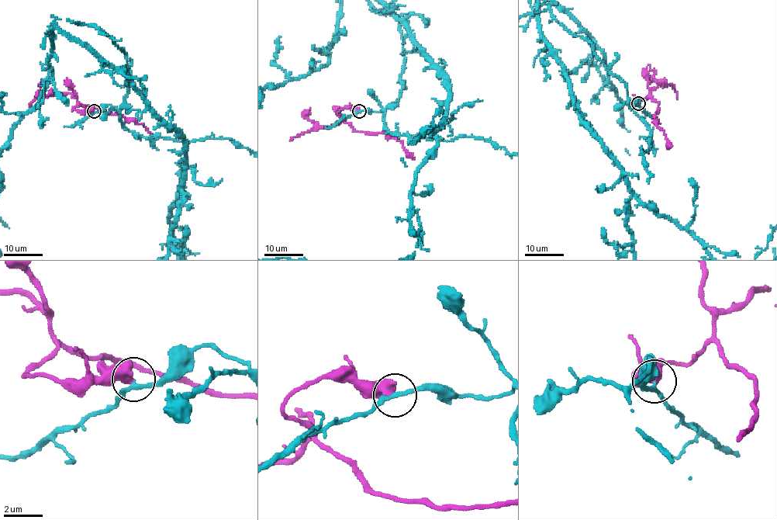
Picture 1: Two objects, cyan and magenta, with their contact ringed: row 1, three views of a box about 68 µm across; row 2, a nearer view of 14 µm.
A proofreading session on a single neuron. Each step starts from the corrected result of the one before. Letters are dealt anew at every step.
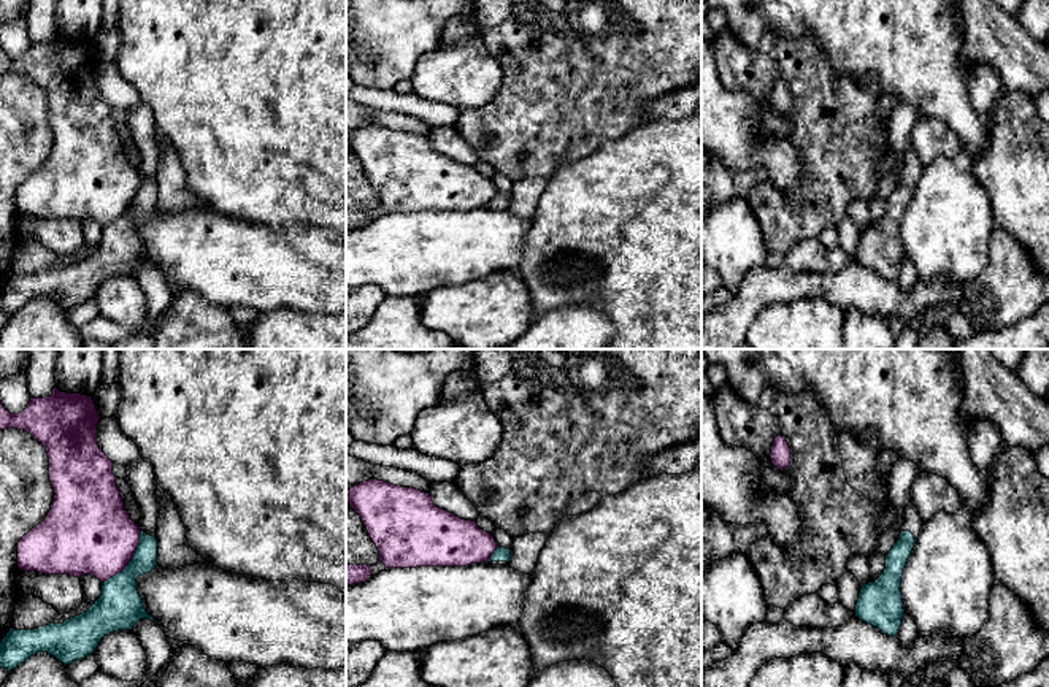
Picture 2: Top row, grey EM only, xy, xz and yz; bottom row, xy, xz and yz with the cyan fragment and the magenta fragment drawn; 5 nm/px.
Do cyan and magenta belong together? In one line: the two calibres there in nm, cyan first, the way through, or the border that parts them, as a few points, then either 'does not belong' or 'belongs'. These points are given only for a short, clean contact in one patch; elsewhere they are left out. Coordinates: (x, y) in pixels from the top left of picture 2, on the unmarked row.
220 nm thick on the cyan side, 420 nm on the other; border along xy (142, 176), (132, 203), (103, 227); does not belong

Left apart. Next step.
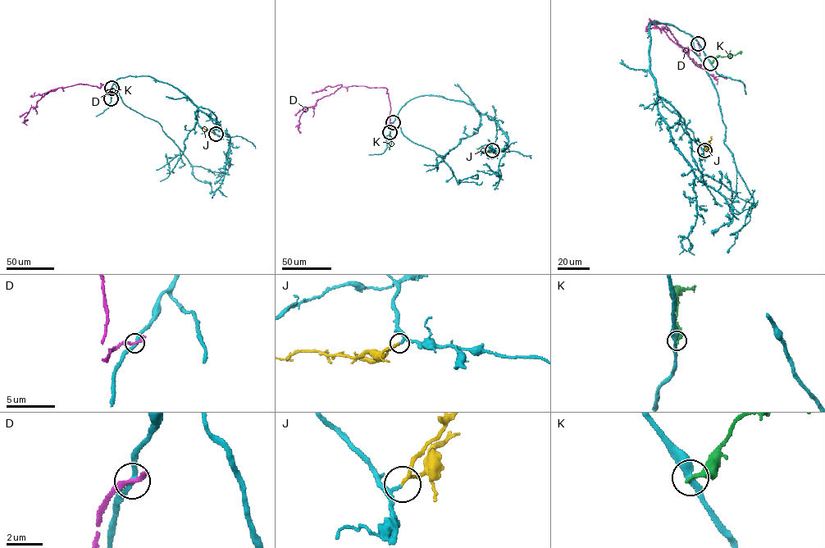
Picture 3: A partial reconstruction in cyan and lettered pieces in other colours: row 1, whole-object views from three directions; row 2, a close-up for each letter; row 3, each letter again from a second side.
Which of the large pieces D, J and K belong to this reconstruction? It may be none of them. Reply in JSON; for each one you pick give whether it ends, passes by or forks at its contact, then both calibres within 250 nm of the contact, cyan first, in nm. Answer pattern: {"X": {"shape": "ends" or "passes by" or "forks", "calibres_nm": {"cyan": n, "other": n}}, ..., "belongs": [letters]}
{"J": {"shape": "passes by", "calibres_nm": {"cyan": 140, "other": 140}}, "belongs": ["J"]}

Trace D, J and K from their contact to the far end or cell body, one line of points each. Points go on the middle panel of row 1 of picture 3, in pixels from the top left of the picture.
D: (393, 122), (389, 124), (390, 107), (385, 88), (342, 86), (302, 112), (298, 129), (300, 133)
J: (492, 150), (477, 151)
K: (389, 132), (391, 140), (389, 149)

